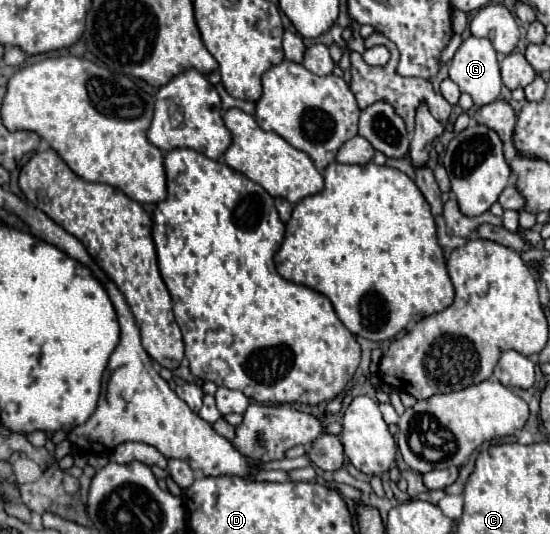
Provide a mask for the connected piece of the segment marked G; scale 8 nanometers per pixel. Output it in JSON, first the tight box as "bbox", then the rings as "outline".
{"bbox":[450,37,502,107],"outline":[[[468,37],[450,61],[450,79],[482,107],[498,99],[502,89],[496,51],[488,39]]]}

